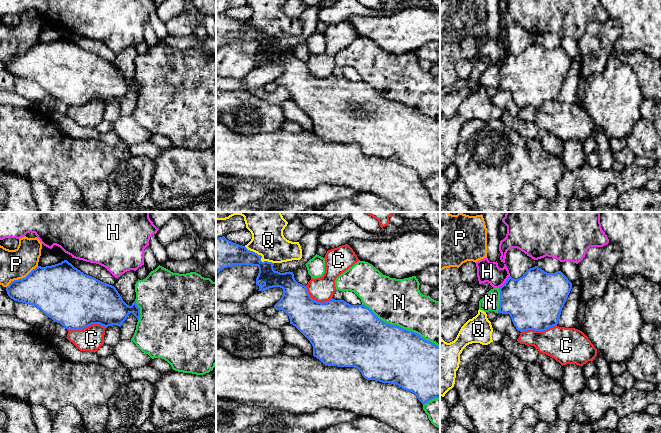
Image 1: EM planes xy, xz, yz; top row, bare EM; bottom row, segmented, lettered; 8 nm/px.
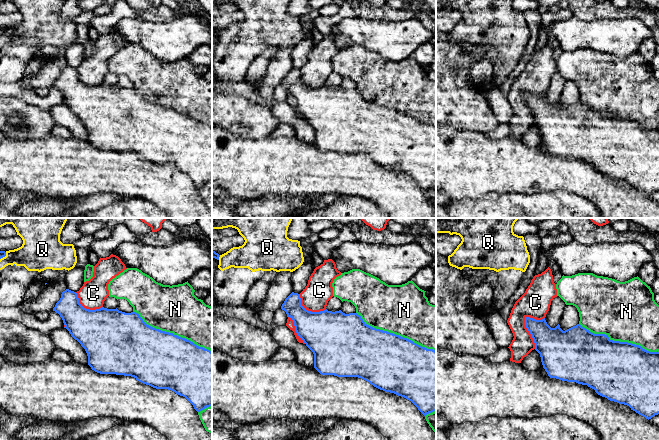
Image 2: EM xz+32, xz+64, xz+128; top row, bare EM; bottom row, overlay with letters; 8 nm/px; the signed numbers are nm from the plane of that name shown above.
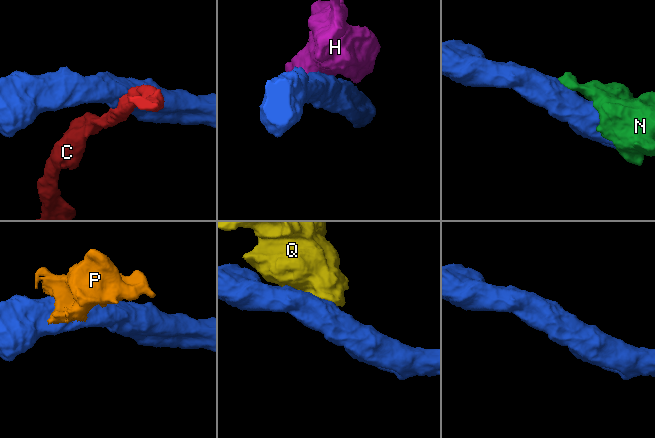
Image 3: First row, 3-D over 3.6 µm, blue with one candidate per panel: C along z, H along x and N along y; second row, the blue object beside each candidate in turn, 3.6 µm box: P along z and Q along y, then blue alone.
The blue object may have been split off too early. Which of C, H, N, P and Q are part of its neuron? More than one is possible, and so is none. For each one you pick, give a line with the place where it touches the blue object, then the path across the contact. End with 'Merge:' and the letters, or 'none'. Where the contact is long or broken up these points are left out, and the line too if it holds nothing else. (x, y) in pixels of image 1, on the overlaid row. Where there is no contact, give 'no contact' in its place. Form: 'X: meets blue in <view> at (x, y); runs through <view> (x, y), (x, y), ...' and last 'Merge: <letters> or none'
C: meets blue in xy at (86, 326)
Merge: C

